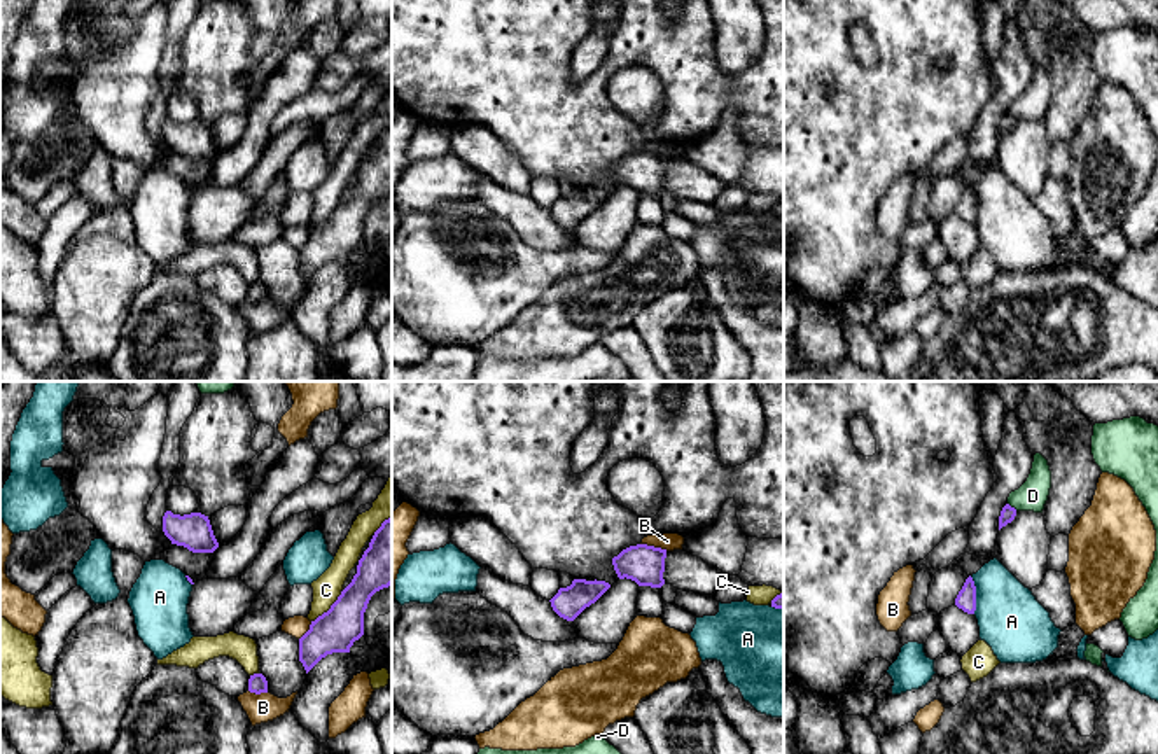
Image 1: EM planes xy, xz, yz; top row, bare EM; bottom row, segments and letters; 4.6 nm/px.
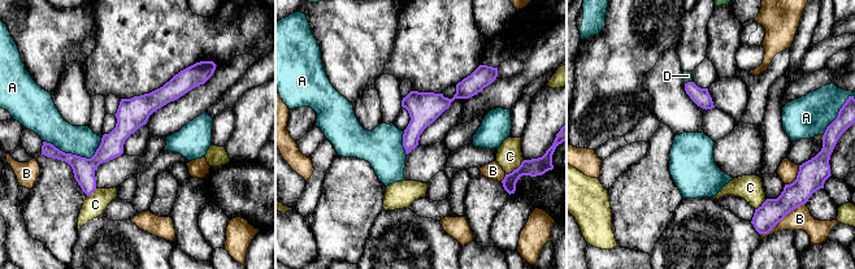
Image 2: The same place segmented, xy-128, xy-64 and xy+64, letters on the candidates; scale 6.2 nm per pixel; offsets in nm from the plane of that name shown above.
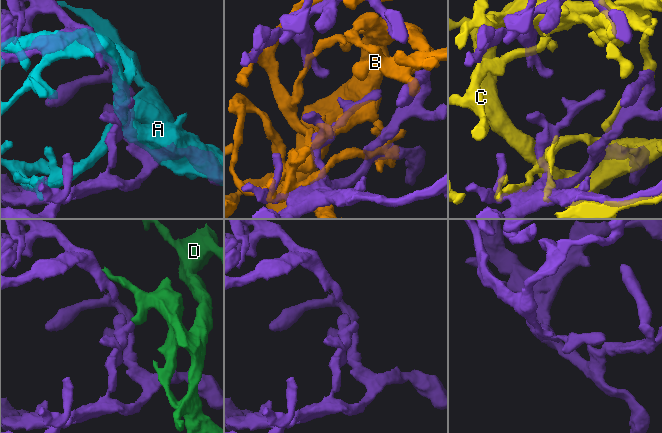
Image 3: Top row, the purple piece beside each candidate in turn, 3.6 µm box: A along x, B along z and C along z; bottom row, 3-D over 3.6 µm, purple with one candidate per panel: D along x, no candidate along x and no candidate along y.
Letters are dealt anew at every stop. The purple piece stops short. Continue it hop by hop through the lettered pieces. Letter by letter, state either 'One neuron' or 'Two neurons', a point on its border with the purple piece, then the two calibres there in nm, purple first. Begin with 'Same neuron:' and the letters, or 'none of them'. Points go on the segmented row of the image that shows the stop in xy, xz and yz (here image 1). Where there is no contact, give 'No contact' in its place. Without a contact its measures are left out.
Same neuron: none of them
A: Two neurons. Touches purple at yz (975, 595). Thickness 90 nm (purple) against 300 nm
B: Two neurons. Touches purple at xz (653, 546). Thickness 180 nm (purple) against 80 nm
C: Two neurons. Touches purple at xy (329, 609). Thickness 200 nm (purple) against 130 nm
D: Two neurons. Touches purple at yz (1013, 508). Thickness 70 nm (purple) against 140 nm

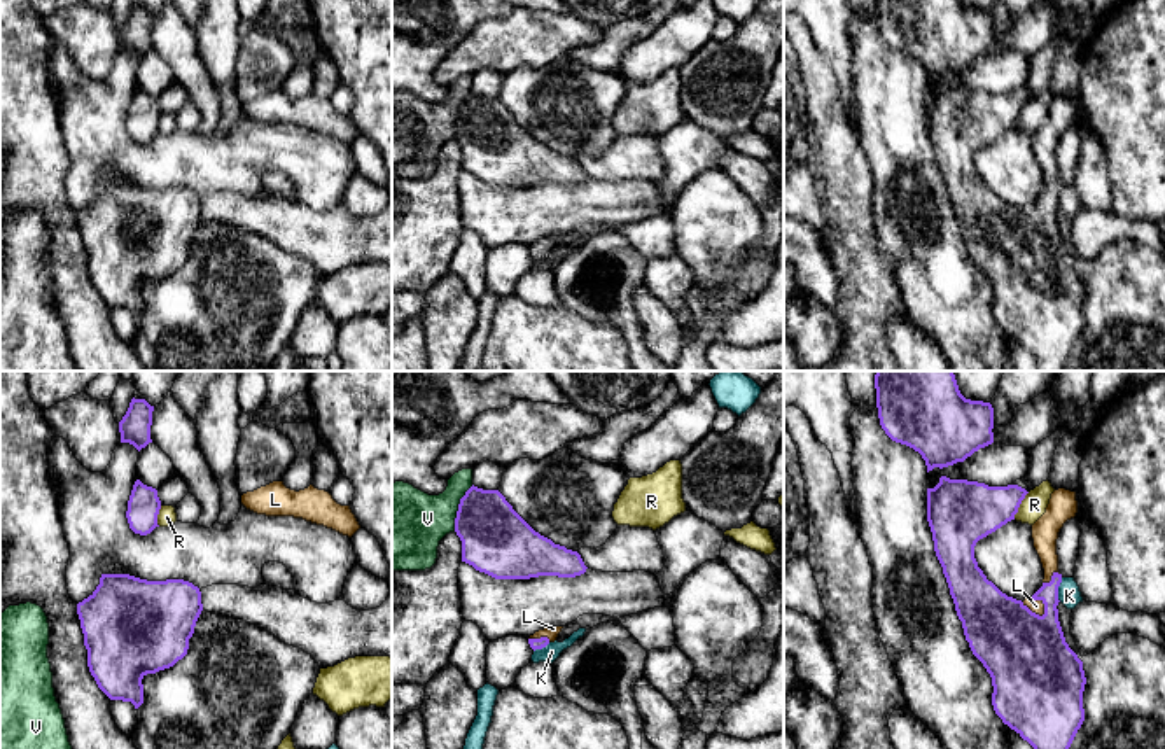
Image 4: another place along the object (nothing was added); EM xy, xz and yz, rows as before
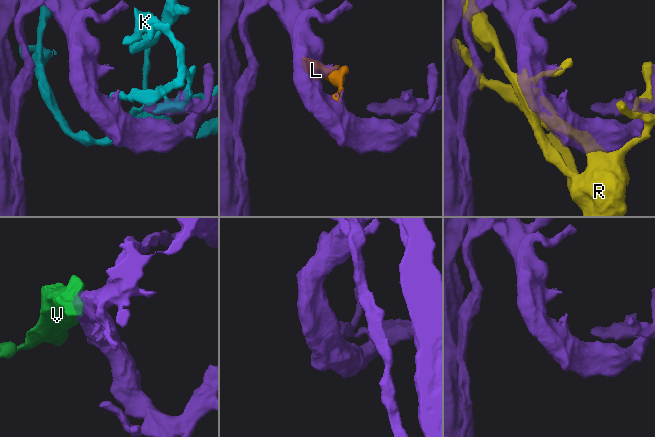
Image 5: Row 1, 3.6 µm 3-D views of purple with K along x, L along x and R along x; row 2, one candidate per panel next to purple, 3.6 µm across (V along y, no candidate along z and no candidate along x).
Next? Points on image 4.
Same neuron: L
K: Two neurons. Touches purple at yz (1057, 590). Thickness 240 nm (purple) against 100 nm
L: One neuron. Touches purple at yz (1034, 613). Thickness 380 nm (purple) against 60 nm
R: Two neurons. Touches purple at yz (1018, 506). Thickness 280 nm (purple) against 120 nm
V: Two neurons. Touches purple at xz (459, 508). Thickness 320 nm (purple) against 320 nm

